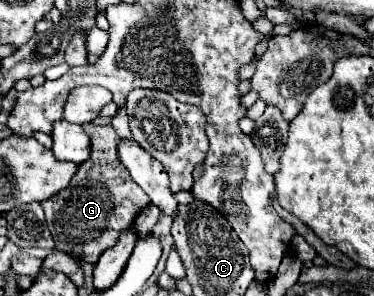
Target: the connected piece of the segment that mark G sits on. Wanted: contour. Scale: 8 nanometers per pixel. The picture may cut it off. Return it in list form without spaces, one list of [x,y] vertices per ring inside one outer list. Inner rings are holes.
[[[84,123],[82,127],[90,137],[92,157],[78,167],[70,185],[54,197],[42,201],[42,207],[56,241],[56,249],[76,253],[86,263],[96,263],[108,247],[116,245],[120,233],[134,223],[136,215],[150,205],[150,199],[132,181],[128,169],[124,169],[118,155],[120,137],[114,127],[94,123]]]

